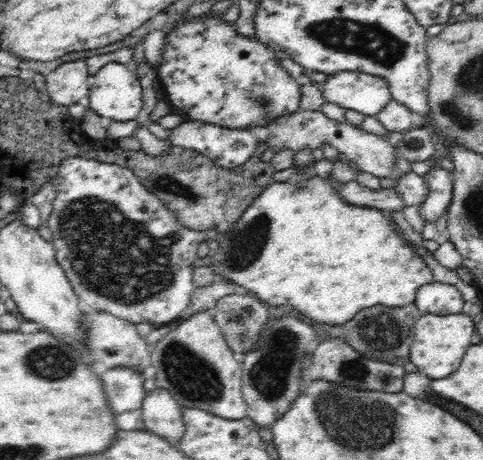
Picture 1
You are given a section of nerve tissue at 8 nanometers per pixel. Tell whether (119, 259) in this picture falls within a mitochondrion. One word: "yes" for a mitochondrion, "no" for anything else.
yes

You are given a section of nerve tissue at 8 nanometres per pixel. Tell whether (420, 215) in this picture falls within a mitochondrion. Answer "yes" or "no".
no

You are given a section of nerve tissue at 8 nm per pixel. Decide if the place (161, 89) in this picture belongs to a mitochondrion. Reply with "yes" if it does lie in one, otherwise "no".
no

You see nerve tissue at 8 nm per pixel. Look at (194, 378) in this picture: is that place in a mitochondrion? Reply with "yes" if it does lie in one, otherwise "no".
yes

